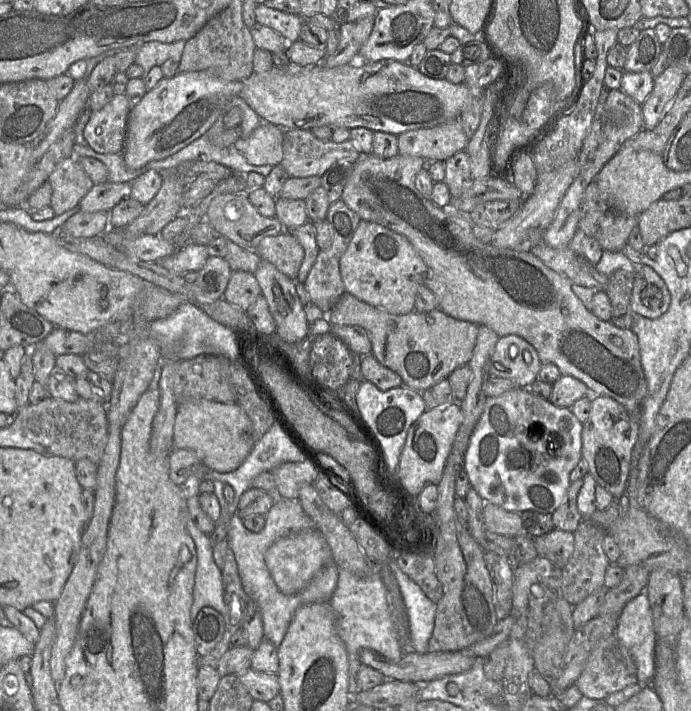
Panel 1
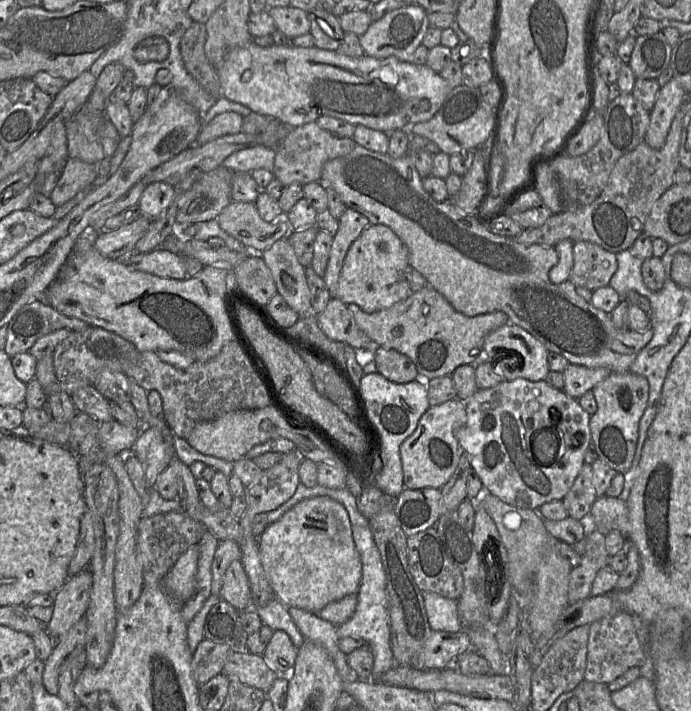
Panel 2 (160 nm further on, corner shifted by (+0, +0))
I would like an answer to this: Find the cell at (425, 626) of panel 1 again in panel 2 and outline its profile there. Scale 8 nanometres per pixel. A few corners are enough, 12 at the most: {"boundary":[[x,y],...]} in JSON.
{"boundary":[[422,592],[434,631],[463,630],[456,599]]}

